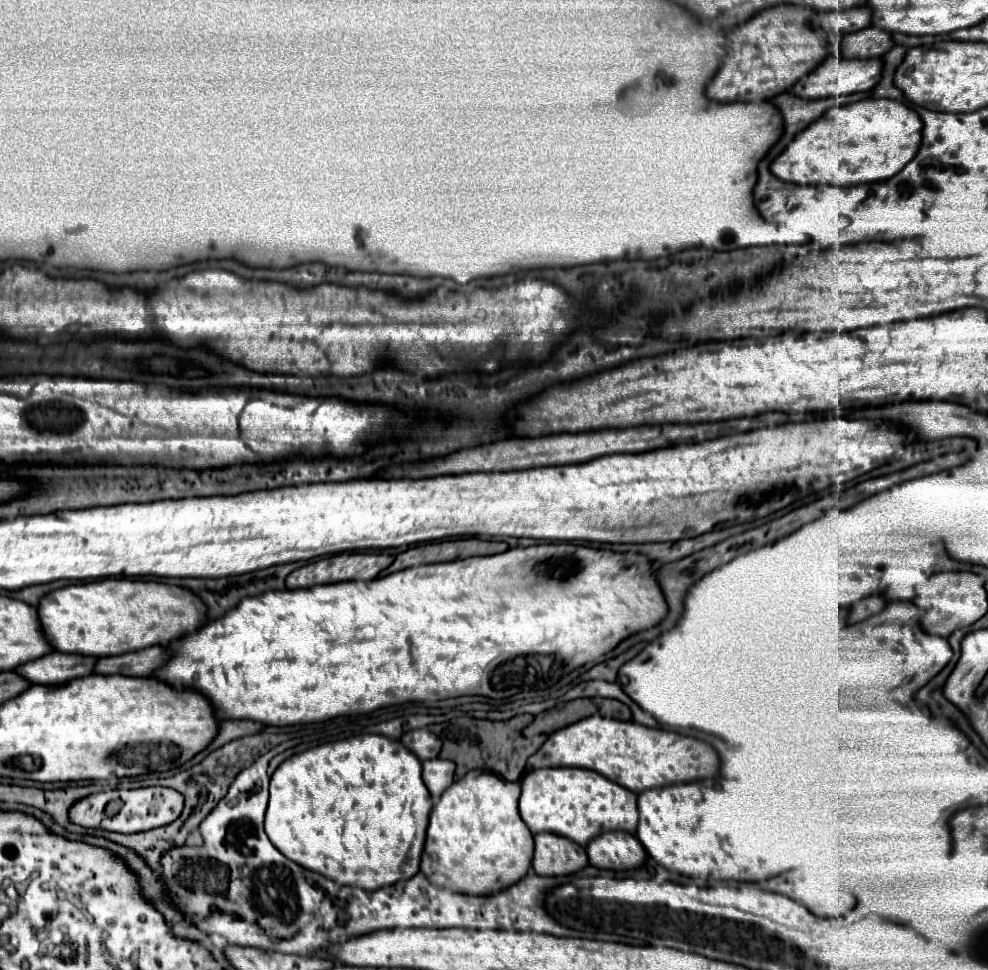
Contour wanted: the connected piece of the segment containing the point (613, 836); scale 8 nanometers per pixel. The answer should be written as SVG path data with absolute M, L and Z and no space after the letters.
M620 831L602 833L600 837L592 839L586 853L590 865L608 871L634 871L648 859L648 853L638 837Z

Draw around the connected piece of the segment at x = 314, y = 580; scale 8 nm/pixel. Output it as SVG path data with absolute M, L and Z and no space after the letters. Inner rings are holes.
M342 553L308 563L292 571L286 579L288 589L308 589L324 583L370 581L394 561L388 553Z

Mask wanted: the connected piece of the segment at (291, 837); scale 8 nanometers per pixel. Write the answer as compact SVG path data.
M360 735L292 755L274 771L266 835L290 861L340 881L340 885L374 891L418 873L430 809L432 799L422 781L422 761L400 741L384 735Z

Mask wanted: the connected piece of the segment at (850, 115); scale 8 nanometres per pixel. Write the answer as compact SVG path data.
M862 99L824 113L796 135L770 169L778 179L798 185L826 183L846 187L886 181L916 157L922 143L922 127L920 115L898 99Z

